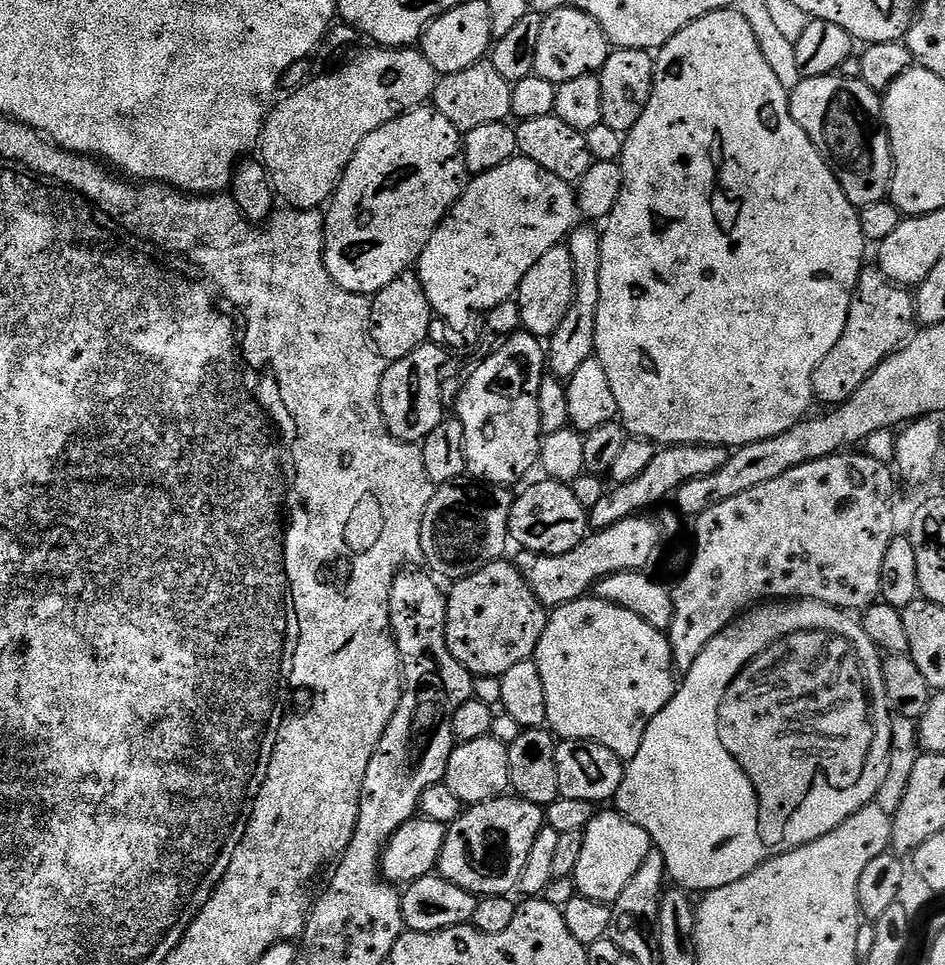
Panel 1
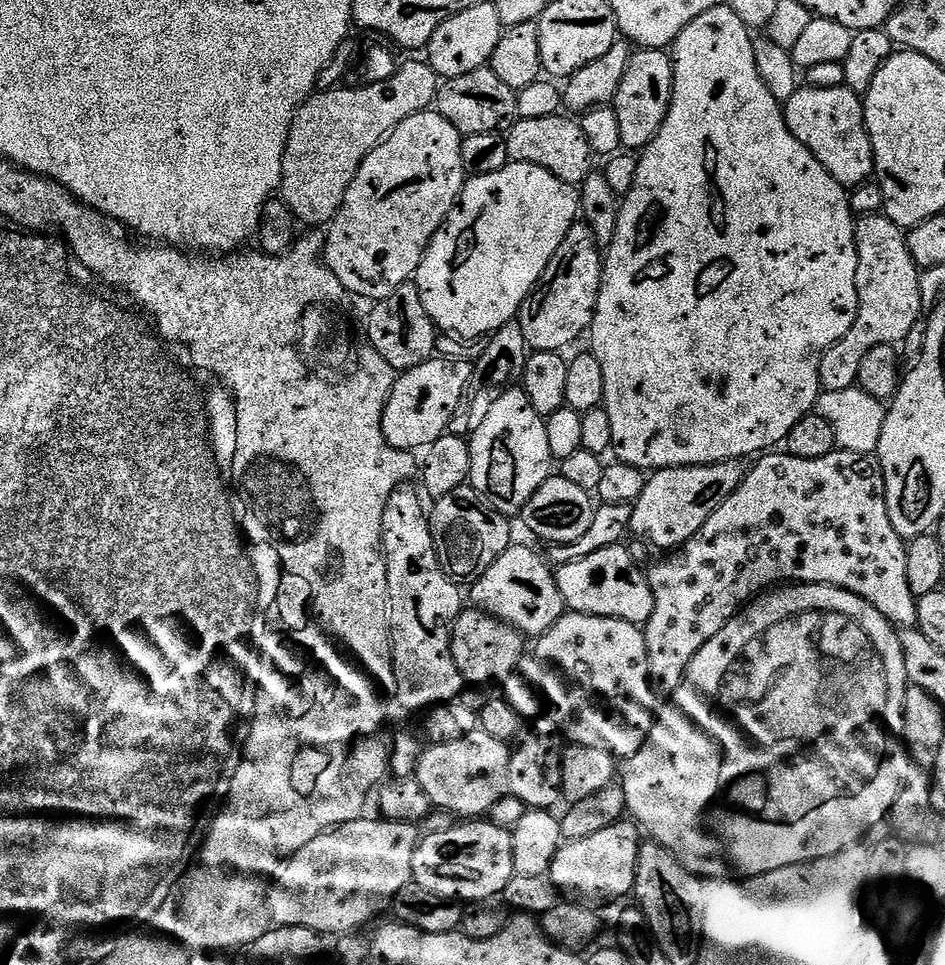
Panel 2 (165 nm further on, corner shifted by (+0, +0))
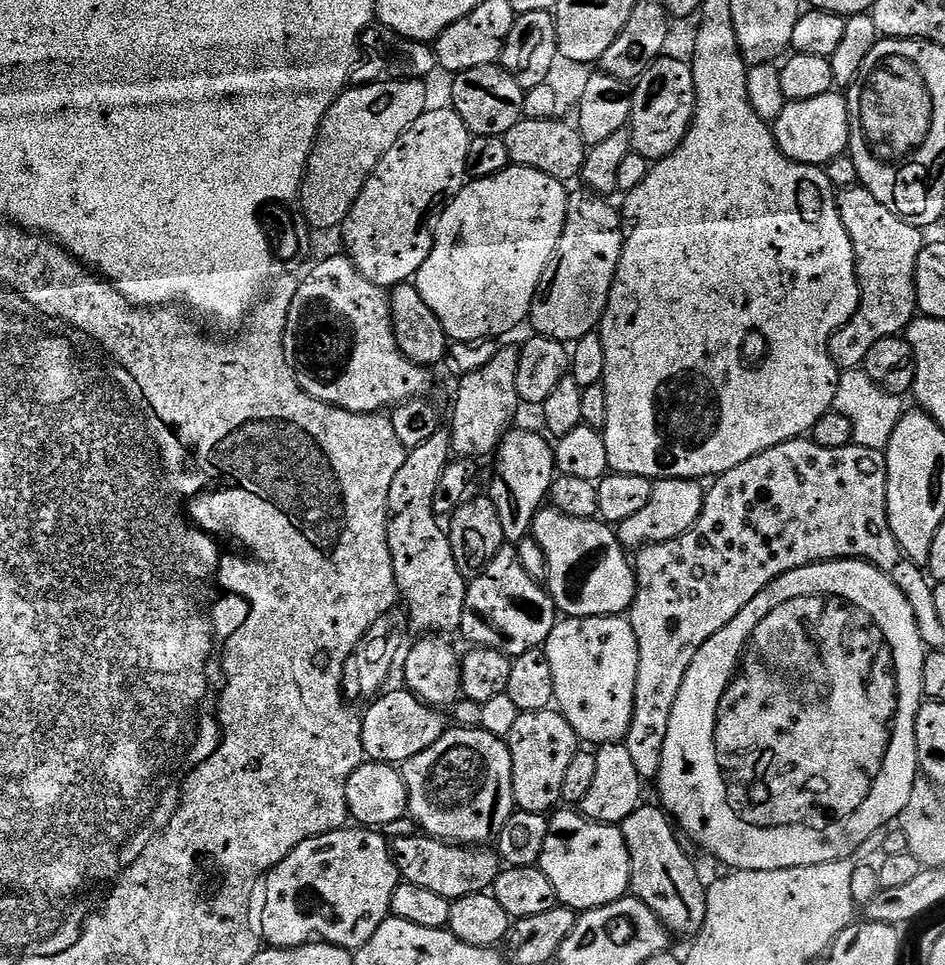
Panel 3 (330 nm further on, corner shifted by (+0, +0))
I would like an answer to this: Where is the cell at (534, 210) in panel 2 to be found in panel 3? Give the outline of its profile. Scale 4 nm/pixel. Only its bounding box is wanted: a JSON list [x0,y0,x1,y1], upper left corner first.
[414,166,570,342]

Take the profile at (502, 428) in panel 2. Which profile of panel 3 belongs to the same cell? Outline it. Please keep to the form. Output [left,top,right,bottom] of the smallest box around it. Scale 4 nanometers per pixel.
[486,431,558,546]

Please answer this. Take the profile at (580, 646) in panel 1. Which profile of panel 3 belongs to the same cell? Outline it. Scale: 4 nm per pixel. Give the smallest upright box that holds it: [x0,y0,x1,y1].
[542,616,638,746]

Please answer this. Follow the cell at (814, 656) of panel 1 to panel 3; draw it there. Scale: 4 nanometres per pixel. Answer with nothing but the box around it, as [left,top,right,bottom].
[654,560,926,872]

